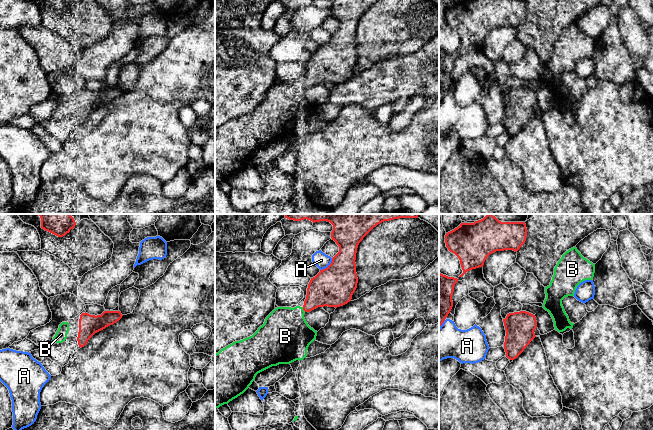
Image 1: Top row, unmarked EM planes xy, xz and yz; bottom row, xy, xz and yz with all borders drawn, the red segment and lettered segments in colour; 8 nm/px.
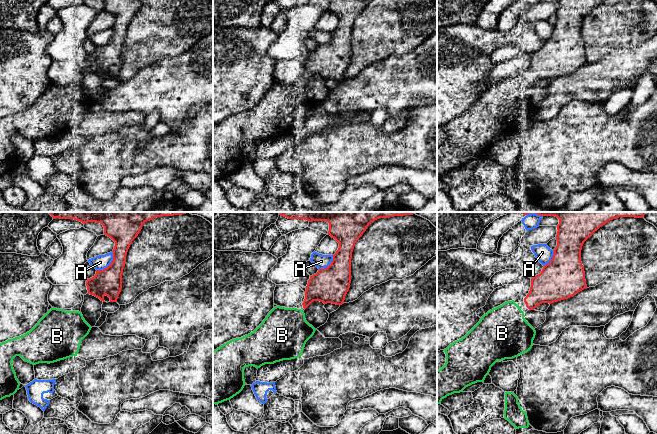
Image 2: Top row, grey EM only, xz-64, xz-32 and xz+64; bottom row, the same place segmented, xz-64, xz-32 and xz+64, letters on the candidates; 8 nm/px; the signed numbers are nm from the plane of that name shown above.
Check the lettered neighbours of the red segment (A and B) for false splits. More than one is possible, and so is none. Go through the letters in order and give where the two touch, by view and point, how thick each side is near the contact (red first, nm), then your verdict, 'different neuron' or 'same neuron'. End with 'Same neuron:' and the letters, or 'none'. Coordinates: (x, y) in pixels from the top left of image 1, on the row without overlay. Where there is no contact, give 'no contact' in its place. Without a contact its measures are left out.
A: contact xz (328, 42); calibres 320 and 120 nm; different neuron
B: contact xz (303, 85); calibres 280 and 400 nm; same neuron
Same neuron: B

